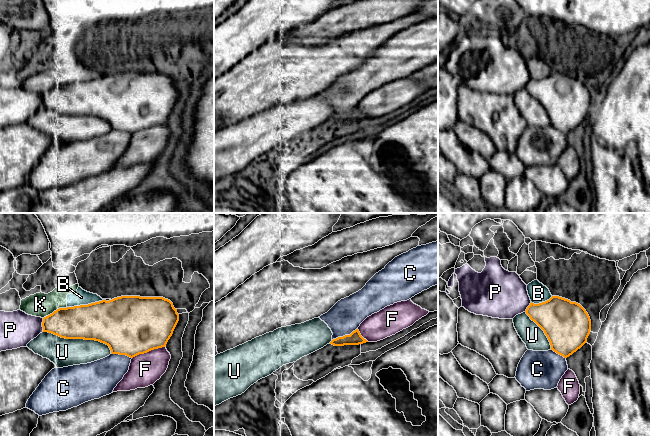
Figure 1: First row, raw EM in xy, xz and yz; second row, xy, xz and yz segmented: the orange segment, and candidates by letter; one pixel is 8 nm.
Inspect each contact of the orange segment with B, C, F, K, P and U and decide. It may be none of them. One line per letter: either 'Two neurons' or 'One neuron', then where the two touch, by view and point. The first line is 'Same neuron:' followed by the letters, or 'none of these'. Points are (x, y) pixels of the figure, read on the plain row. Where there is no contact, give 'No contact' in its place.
Same neuron: none of these
B: Two neurons. Touches orange at xy (85, 81)
C: Two neurons. Touches orange at xz (345, 111)
F: Two neurons. Touches orange at xy (148, 127)
K: Two neurons. Touches orange at xy (56, 86)
P: Two neurons. Touches orange at xy (42, 101)
U: Two neurons. Touches orange at xy (79, 114)

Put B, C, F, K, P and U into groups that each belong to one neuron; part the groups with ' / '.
B K / C / F / P / U

